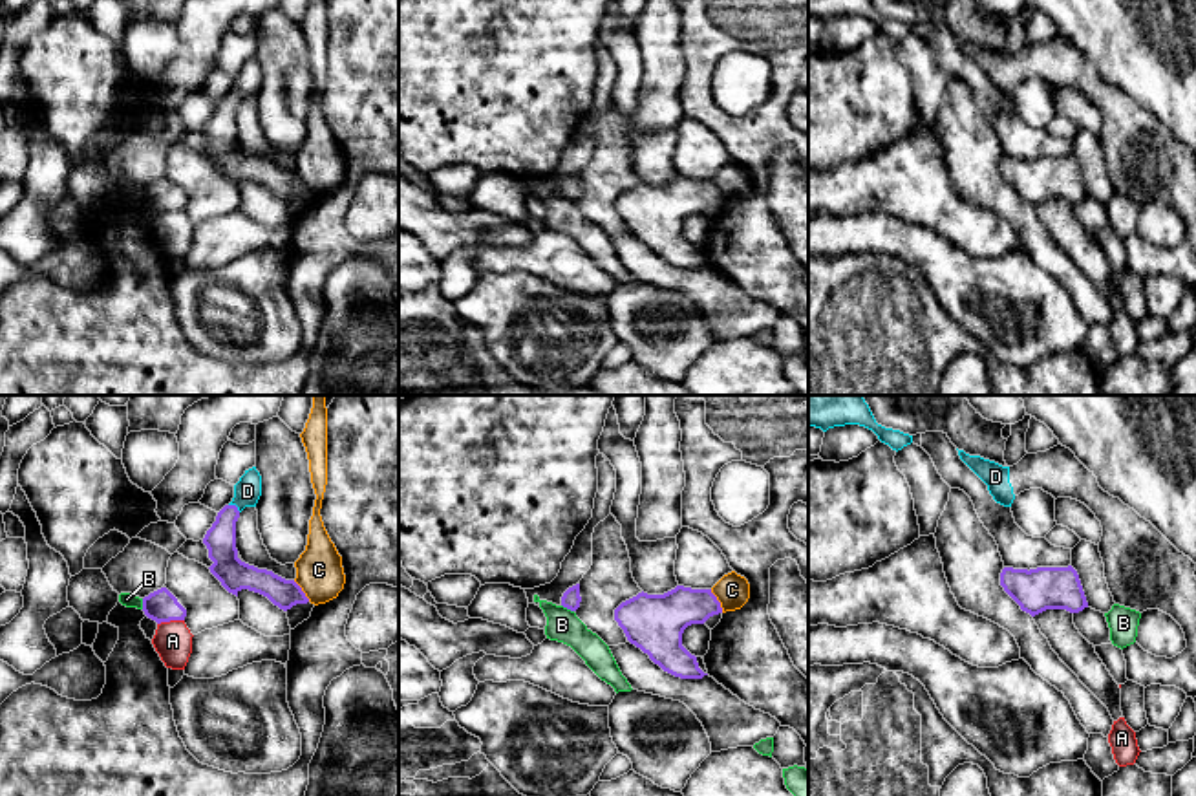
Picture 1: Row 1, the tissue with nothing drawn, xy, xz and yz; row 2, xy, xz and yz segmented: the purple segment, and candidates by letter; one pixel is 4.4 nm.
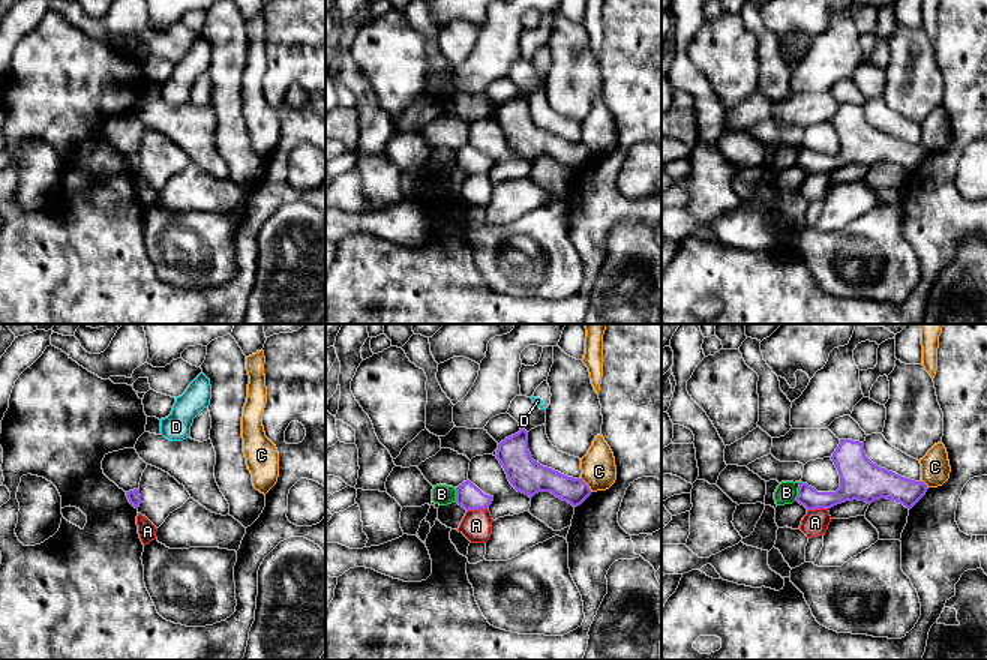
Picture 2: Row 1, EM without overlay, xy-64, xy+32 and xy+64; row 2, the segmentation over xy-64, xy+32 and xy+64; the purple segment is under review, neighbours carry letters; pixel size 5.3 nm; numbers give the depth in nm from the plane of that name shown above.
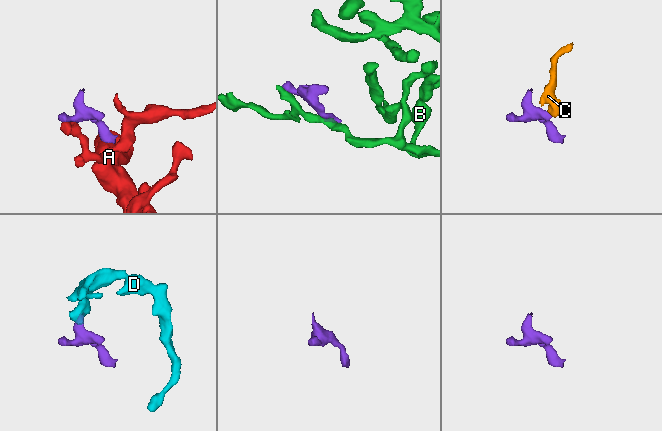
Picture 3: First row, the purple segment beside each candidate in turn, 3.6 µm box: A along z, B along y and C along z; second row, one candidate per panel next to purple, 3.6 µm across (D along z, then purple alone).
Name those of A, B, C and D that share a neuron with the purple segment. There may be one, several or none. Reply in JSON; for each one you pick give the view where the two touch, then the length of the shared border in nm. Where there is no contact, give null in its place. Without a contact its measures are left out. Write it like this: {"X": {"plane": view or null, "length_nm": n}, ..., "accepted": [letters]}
{"D": {"plane": "xy", "length_nm": 70}, "accepted": ["D"]}

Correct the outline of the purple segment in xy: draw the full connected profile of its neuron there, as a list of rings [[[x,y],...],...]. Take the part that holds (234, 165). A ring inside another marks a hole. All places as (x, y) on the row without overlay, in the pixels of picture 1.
[[[252,57],[234,75],[232,91],[218,102],[216,112],[203,128],[208,148],[214,152],[208,159],[229,183],[238,187],[241,179],[249,179],[287,201],[296,194],[309,192],[302,177],[294,170],[285,170],[272,161],[258,159],[238,148],[236,112],[245,97],[256,97],[260,86],[262,66]]]

